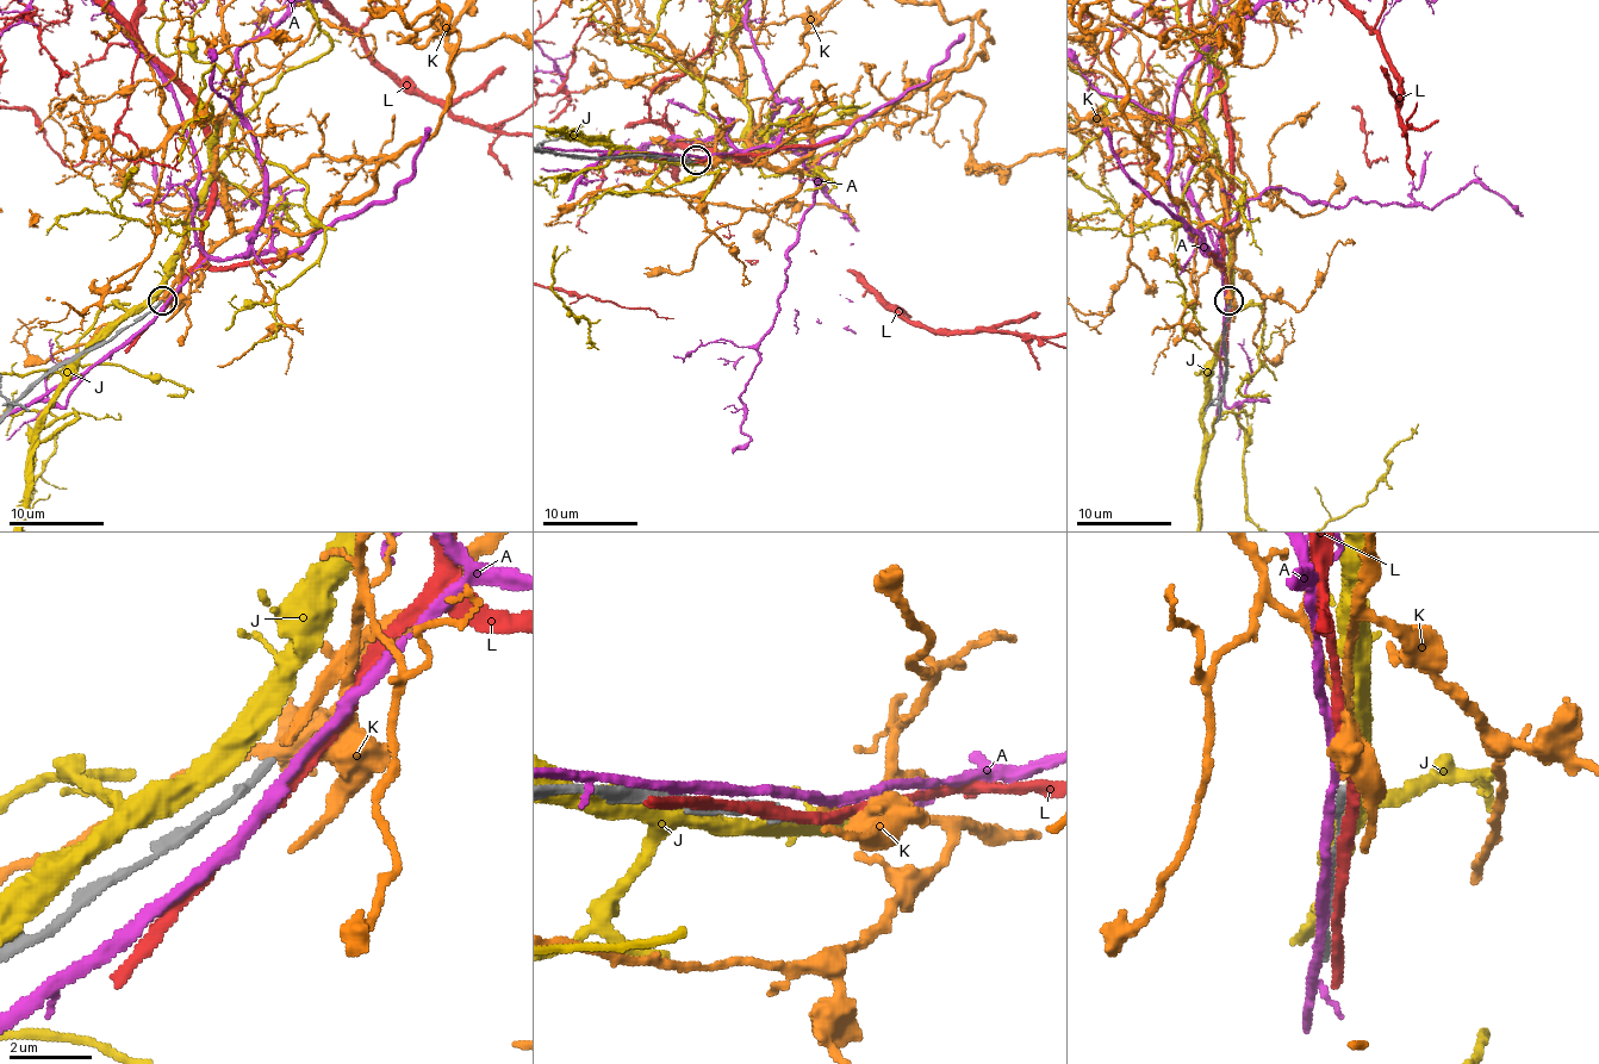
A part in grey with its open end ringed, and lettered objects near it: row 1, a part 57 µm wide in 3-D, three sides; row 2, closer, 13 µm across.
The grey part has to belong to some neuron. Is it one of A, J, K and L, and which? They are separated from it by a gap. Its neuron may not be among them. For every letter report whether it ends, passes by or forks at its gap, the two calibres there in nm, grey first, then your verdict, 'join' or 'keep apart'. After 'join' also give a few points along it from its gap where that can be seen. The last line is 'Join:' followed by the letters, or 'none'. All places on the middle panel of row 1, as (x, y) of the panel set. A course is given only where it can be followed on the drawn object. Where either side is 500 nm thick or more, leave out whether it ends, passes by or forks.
A: it passes by | 170/240 nm | keep apart
J: it passes by | 170/440 nm | keep apart
K: it ends | 170/240 nm | join
L: it passes by | 170/260 nm | keep apart
Join: K

